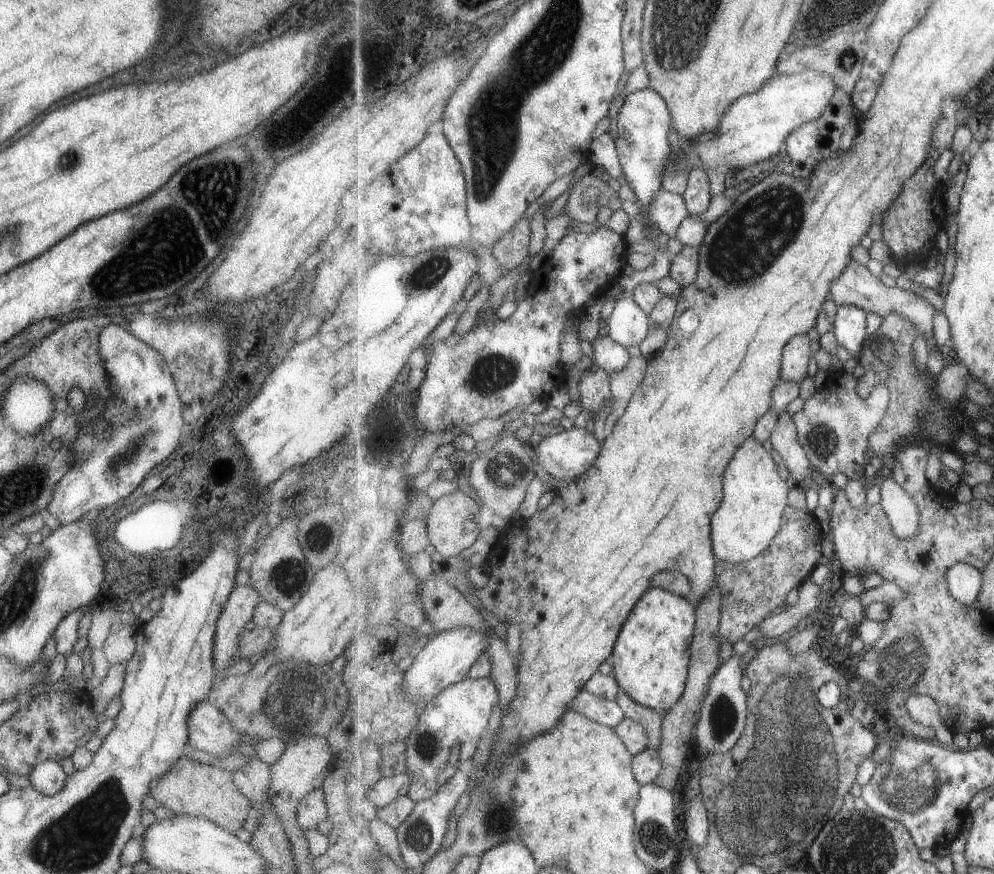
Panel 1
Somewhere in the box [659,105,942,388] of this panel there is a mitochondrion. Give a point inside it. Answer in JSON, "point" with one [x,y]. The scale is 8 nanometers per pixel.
{"point":[760,230]}

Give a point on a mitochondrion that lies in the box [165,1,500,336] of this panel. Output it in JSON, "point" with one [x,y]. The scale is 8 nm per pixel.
{"point":[426,276]}

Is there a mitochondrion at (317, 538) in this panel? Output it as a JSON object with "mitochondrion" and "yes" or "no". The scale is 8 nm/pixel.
{"mitochondrion":"yes"}

